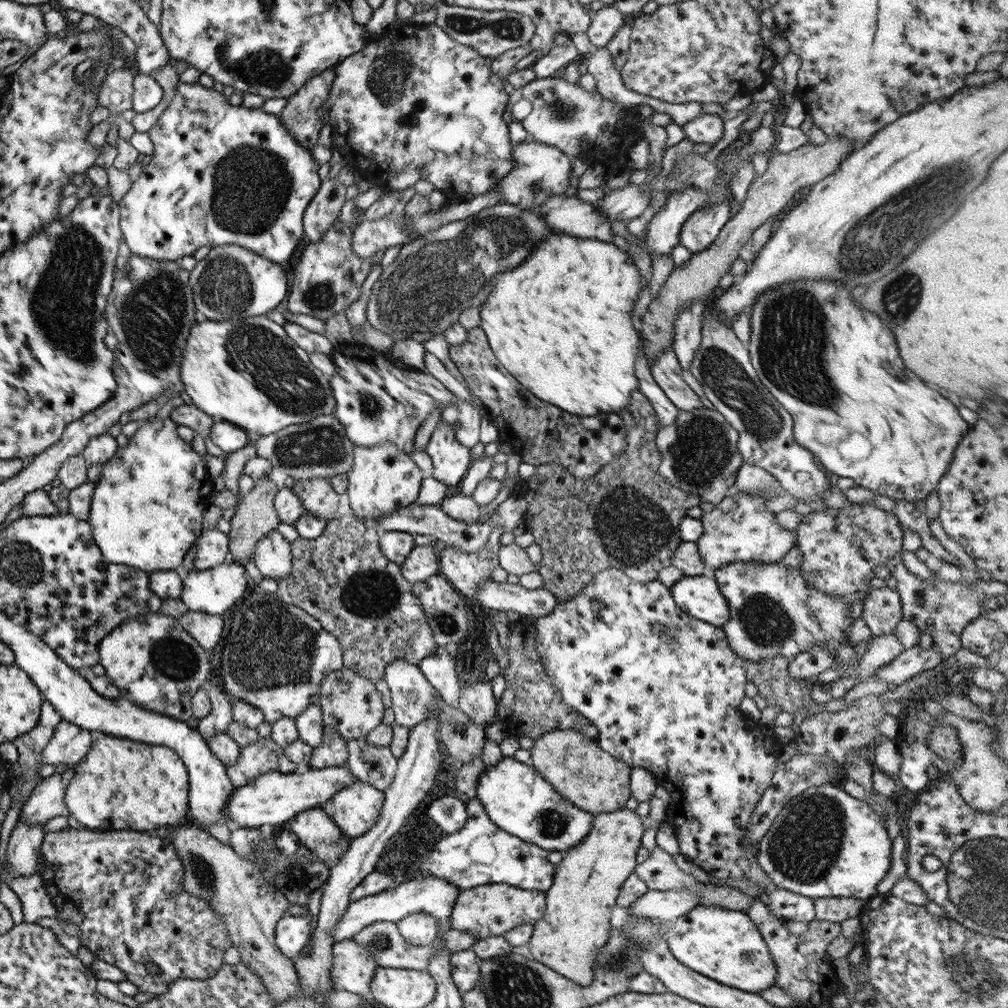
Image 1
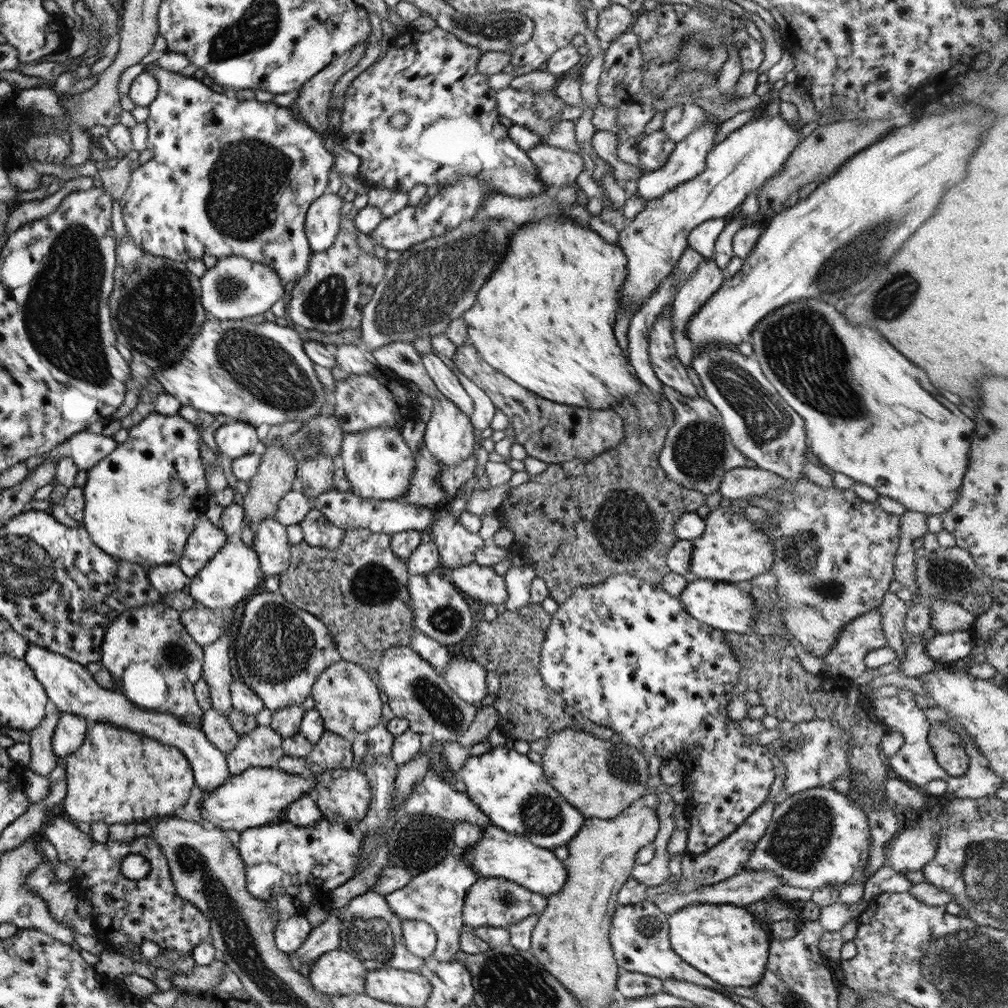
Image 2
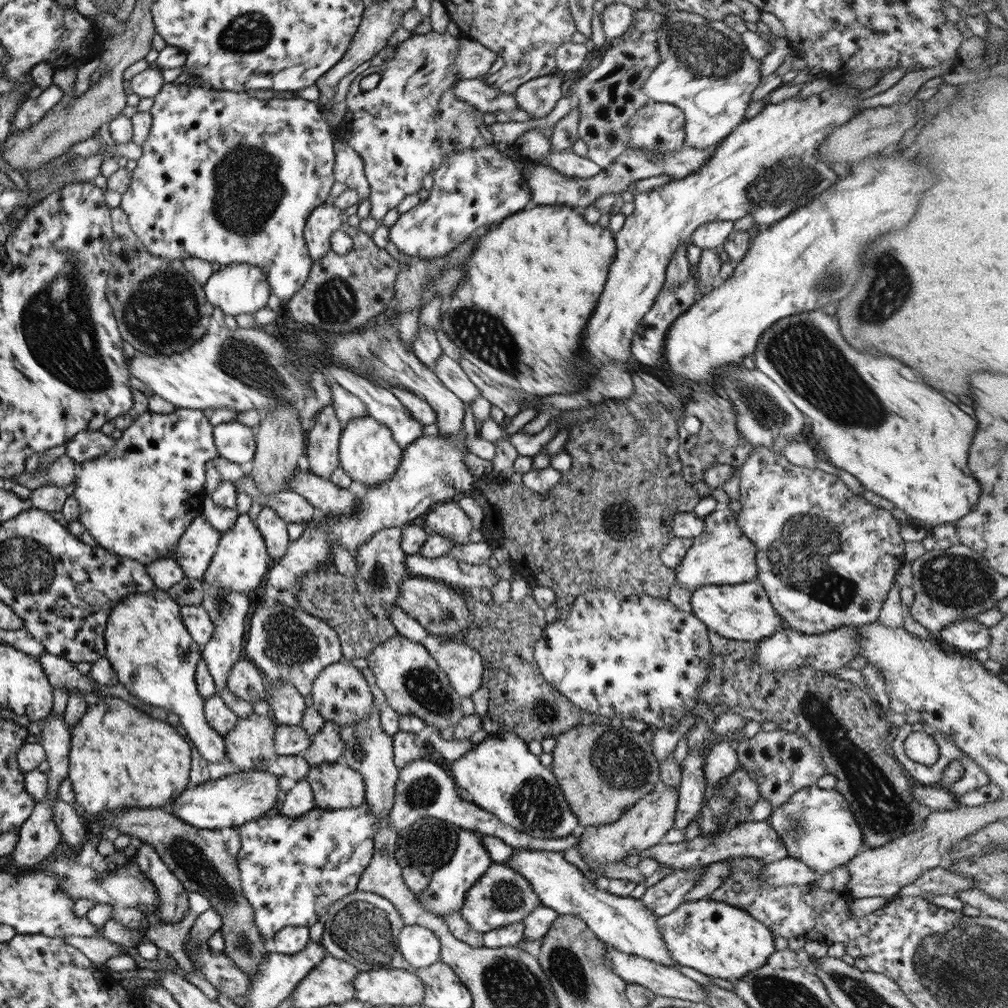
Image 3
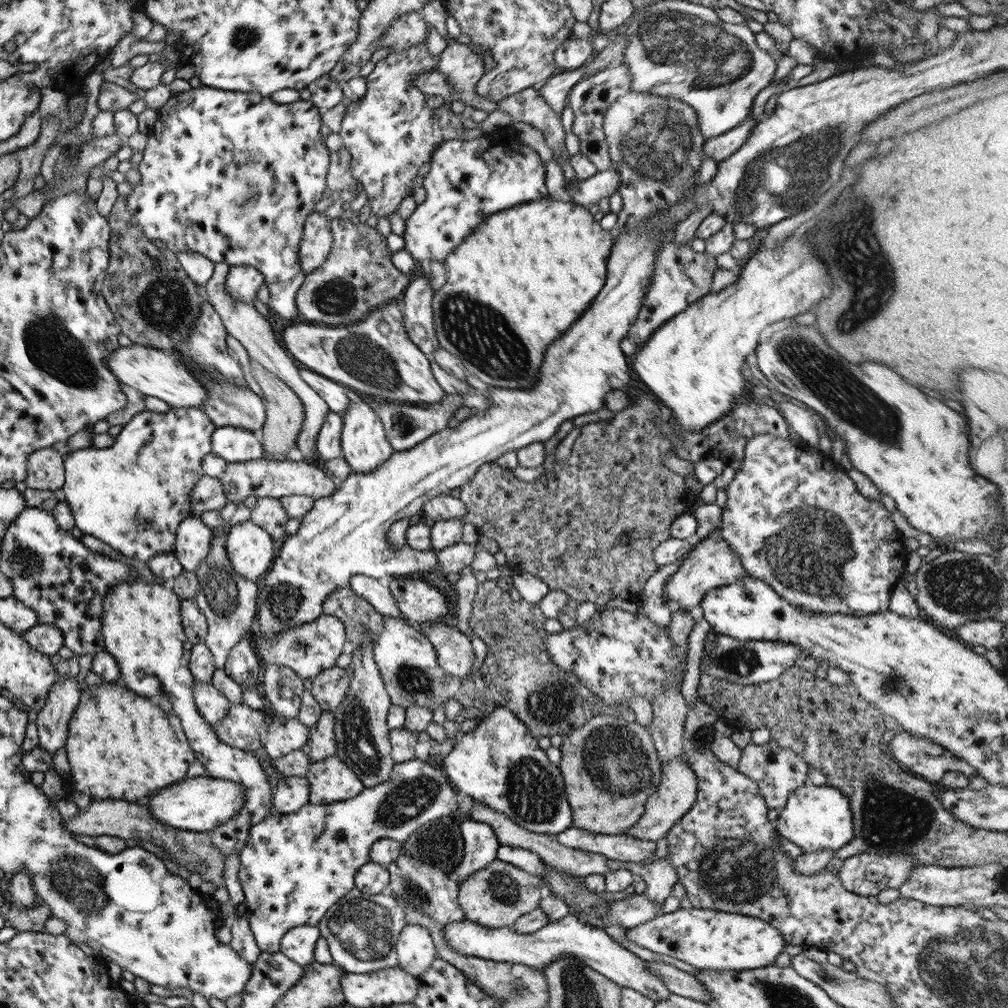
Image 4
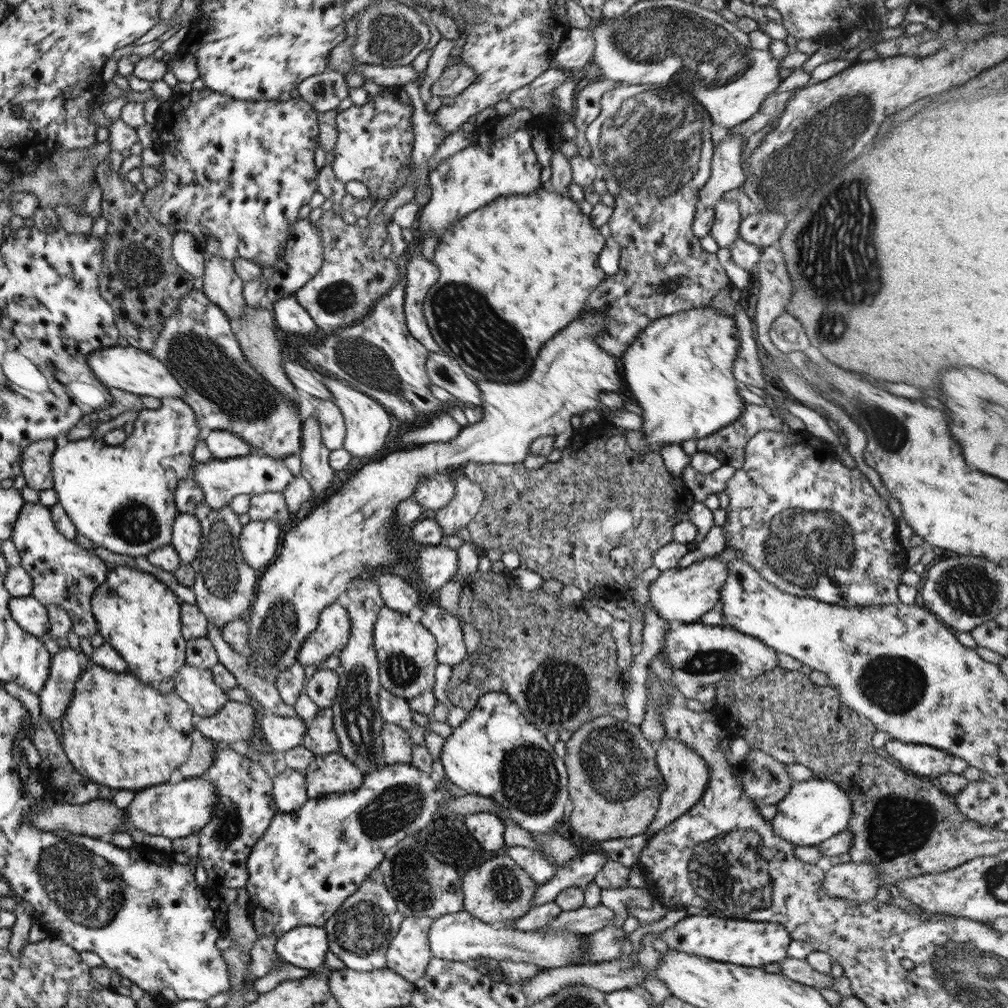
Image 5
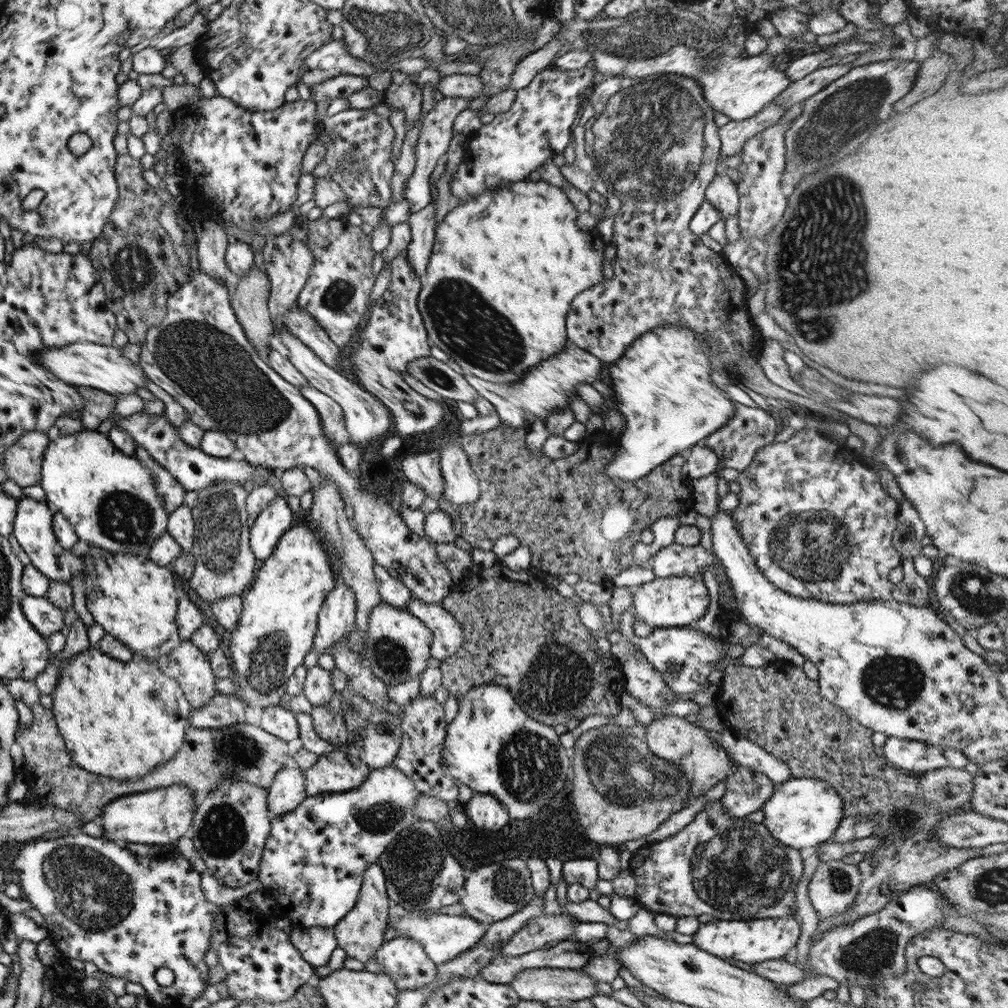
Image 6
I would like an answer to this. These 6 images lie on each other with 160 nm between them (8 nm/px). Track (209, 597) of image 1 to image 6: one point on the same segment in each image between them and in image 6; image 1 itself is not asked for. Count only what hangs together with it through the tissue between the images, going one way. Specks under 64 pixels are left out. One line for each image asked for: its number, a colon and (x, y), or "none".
2: (232, 575)
3: (240, 560)
4: (249, 549)
5: (258, 540)
6: (275, 519)

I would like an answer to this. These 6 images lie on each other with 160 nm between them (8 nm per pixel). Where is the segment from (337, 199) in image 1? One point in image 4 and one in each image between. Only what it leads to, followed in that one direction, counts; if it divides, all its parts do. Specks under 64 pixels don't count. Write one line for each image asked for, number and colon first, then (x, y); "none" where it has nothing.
2: (321, 219)
3: (323, 220)
4: (314, 245)

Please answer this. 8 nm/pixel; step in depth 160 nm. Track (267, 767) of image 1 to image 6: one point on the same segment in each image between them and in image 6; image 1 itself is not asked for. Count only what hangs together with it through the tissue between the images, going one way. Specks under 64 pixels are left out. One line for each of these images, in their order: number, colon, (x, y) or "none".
2: (261, 747)
3: (249, 745)
4: (242, 727)
5: (234, 722)
6: (221, 711)

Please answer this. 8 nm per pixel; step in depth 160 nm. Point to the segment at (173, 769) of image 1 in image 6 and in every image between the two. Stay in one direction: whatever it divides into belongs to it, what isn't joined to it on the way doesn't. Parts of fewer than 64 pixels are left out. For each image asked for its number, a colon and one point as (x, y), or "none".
2: (116, 776)
3: (114, 762)
4: (119, 745)
5: (117, 732)
6: (117, 719)

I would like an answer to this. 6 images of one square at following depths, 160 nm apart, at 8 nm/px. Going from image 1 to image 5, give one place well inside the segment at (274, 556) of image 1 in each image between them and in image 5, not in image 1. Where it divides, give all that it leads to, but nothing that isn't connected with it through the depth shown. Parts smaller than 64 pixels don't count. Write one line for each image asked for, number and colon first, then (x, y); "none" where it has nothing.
2: (269, 542)
3: (272, 529)
4: (267, 513)
5: (271, 506)

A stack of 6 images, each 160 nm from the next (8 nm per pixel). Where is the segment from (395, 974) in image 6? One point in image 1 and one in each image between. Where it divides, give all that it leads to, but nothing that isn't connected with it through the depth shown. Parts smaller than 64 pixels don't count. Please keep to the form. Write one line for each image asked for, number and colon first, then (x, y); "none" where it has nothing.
1: (417, 929)
2: (419, 939)
3: (418, 946)
4: (414, 948)
5: (408, 954)

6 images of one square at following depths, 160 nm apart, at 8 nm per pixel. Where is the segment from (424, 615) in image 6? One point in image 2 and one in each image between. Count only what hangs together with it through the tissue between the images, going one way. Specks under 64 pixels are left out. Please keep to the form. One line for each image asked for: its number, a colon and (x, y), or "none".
2: (466, 679)
3: (462, 665)
4: (454, 655)
5: (445, 629)

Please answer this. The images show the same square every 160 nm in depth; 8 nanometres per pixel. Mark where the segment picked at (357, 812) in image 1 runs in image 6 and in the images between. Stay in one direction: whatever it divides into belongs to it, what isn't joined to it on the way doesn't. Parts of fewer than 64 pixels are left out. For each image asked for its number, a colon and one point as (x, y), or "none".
2: (342, 795)
3: (334, 786)
4: (330, 780)
5: (329, 773)
6: (335, 771)

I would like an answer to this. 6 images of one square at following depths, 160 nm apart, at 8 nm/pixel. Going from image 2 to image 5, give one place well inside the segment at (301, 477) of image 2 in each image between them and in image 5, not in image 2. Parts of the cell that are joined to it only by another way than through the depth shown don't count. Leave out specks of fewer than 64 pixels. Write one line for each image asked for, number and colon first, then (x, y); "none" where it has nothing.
3: (321, 438)
4: (327, 443)
5: (331, 424)

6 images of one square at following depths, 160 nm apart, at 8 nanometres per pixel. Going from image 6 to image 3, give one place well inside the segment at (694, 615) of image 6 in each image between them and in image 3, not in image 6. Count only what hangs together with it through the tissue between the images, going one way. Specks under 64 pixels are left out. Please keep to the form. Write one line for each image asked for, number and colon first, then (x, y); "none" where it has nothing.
3: (720, 555)
4: (710, 564)
5: (682, 595)

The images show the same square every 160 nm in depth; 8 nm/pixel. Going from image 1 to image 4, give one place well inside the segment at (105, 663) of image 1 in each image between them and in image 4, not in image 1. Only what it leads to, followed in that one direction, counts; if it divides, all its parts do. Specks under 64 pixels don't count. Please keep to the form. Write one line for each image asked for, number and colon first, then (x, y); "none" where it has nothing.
2: (152, 633)
3: (146, 628)
4: (140, 622)

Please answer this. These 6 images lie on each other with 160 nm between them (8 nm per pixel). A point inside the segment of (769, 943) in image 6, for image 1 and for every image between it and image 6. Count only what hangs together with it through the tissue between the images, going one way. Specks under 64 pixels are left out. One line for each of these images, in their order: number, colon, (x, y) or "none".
1: (723, 945)
2: (725, 942)
3: (721, 941)
4: (706, 939)
5: (739, 942)

